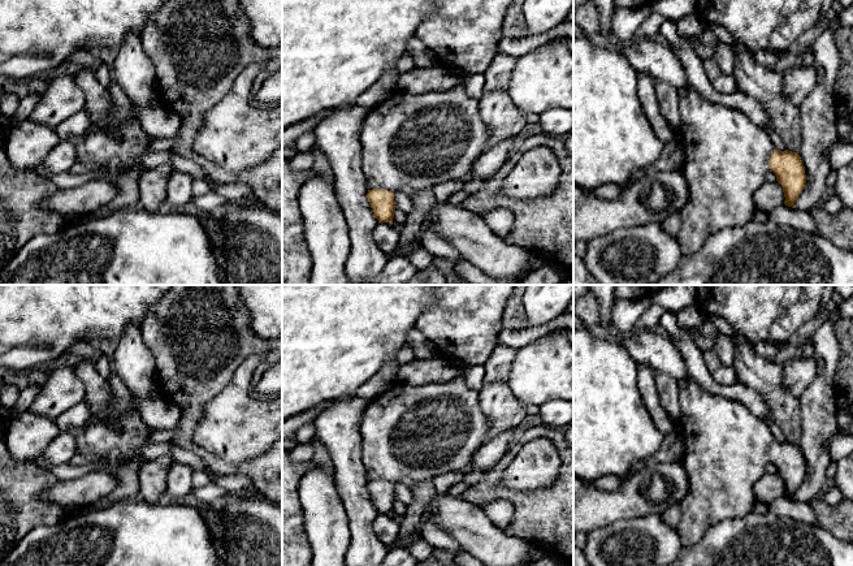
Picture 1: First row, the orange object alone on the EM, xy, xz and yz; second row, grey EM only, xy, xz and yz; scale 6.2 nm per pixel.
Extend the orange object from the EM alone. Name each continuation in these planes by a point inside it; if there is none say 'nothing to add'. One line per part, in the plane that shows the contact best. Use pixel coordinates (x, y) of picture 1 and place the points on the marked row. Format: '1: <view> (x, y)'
1: xz (410, 142)

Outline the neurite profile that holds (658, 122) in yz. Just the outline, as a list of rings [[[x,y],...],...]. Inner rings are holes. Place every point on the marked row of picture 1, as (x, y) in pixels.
[[[637,73],[638,96],[642,104],[642,109],[658,139],[663,144],[666,144],[676,135],[674,134],[667,120],[659,111],[658,99],[654,94],[654,81],[655,79],[653,77],[645,73]]]

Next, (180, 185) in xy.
[[[174,170],[166,183],[166,202],[176,211],[189,208],[192,198],[194,178],[185,172]]]

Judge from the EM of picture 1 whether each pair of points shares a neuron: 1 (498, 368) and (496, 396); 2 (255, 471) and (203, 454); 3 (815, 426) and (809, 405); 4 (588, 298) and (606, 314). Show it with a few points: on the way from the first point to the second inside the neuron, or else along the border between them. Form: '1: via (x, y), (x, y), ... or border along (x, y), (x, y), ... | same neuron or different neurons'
1: border along (485, 381), (506, 383) | different neurons
2: via (242, 469), (221, 469), (216, 466) | same neuron
3: via (815, 420), (814, 410) | same neuron
4: border along (594, 298), (598, 306), (600, 320) | different neurons

